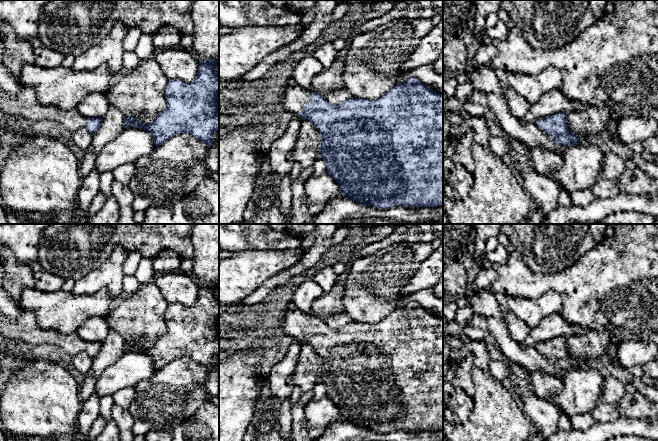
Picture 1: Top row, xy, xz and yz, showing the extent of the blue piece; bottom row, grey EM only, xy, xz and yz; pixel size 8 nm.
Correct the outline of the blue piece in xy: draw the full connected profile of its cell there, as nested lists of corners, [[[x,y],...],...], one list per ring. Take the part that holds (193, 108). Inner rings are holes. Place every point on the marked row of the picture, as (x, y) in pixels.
[[[201,60],[192,82],[185,83],[177,78],[169,80],[165,88],[167,108],[149,124],[125,116],[125,128],[147,130],[156,147],[178,133],[188,133],[209,148],[213,135],[219,131],[218,62],[219,60]]]

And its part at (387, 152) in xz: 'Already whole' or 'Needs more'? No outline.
Needs more

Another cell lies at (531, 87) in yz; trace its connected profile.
[[[548,67],[536,75],[507,72],[506,78],[510,87],[530,104],[562,85],[561,73],[554,67]]]

